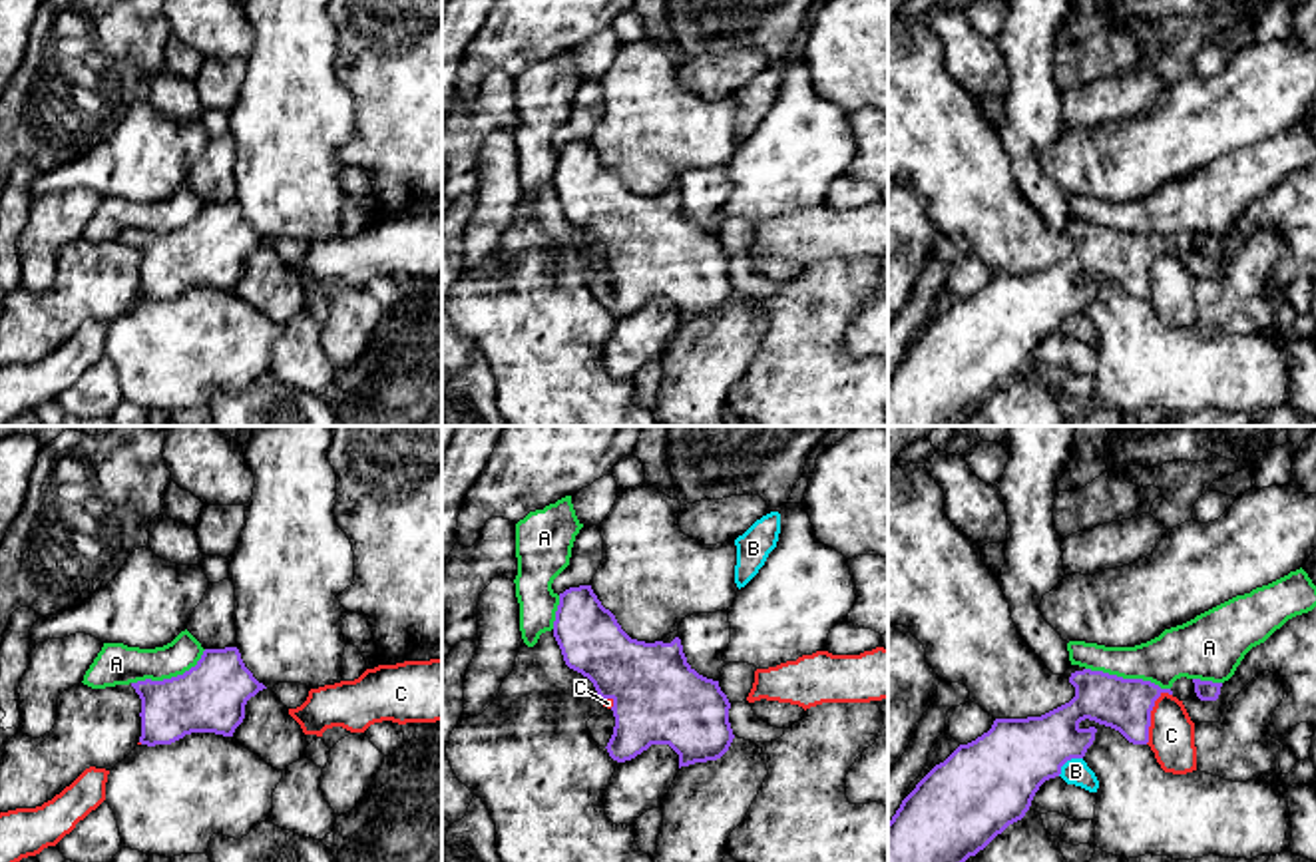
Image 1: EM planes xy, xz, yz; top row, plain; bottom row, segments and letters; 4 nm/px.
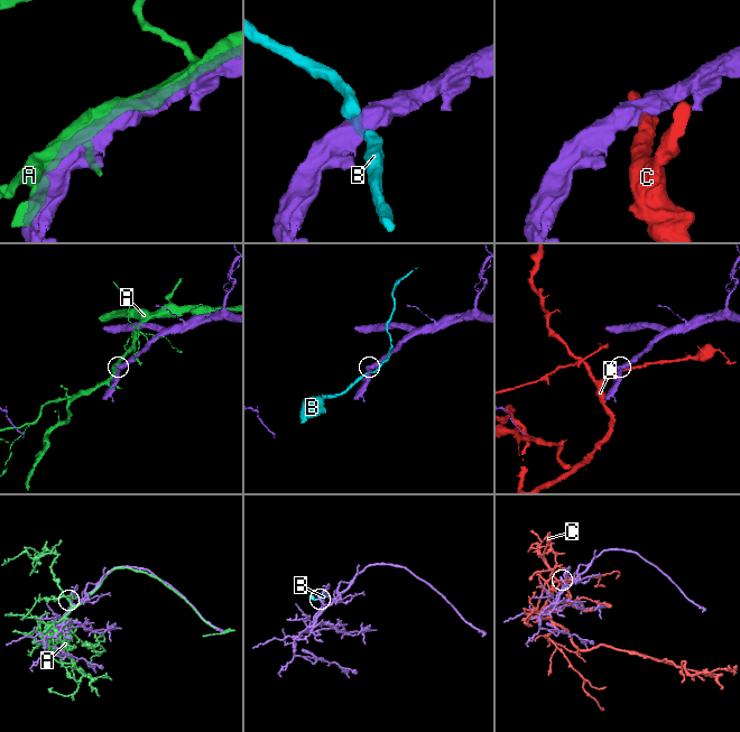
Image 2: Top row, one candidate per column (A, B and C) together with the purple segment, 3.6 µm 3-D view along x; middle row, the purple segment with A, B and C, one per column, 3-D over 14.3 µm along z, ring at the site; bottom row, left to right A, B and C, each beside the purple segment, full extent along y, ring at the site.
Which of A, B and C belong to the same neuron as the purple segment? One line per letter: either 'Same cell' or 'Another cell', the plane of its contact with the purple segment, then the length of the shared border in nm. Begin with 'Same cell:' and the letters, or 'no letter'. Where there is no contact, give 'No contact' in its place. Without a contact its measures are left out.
Same cell: no letter
A: Another cell. Touches purple in yz. Shared border 360 nm
B: Another cell. Touches purple in yz. Shared border 130 nm
C: Another cell. Touches purple in yz. Shared border 240 nm

